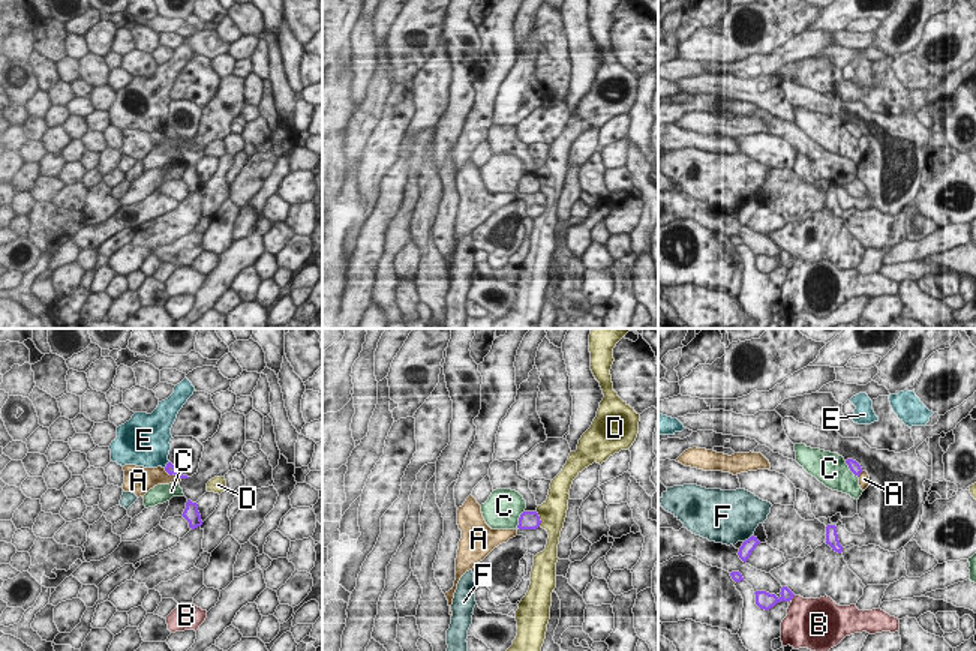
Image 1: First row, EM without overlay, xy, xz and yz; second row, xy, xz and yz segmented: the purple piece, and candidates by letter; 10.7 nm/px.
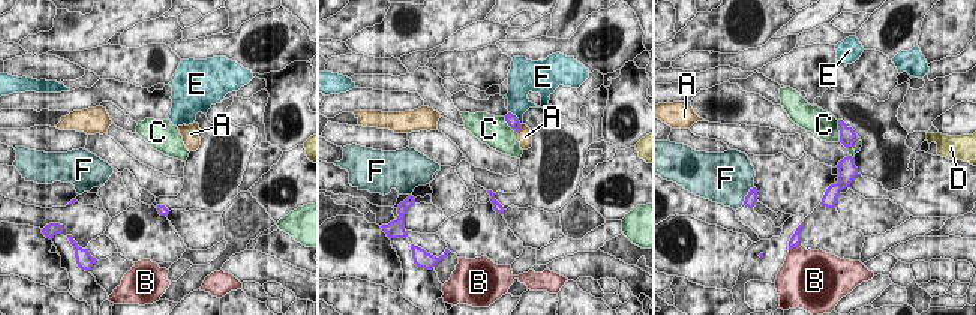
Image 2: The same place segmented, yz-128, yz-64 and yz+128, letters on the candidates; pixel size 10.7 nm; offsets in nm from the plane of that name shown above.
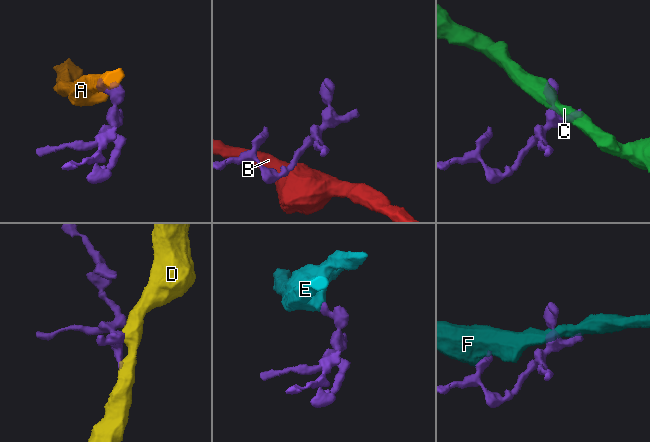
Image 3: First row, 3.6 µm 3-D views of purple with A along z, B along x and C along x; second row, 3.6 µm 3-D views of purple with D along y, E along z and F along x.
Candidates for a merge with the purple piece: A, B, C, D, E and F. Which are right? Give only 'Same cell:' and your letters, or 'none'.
Same cell: none

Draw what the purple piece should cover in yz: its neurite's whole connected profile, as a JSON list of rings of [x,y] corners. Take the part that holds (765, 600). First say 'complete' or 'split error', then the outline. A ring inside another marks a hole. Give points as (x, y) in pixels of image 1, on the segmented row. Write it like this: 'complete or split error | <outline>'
complete | [[[787,586],[781,588],[780,598],[775,594],[769,594],[766,591],[756,591],[754,594],[756,594],[756,604],[765,610],[769,610],[780,602],[790,602],[795,596]]]

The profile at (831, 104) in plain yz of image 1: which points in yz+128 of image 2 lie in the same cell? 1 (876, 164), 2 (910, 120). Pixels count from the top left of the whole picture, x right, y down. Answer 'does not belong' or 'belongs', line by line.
1: belongs
2: does not belong

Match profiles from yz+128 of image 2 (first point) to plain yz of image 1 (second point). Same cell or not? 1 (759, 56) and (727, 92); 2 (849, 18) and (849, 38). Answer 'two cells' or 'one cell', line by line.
1: two cells
2: two cells

